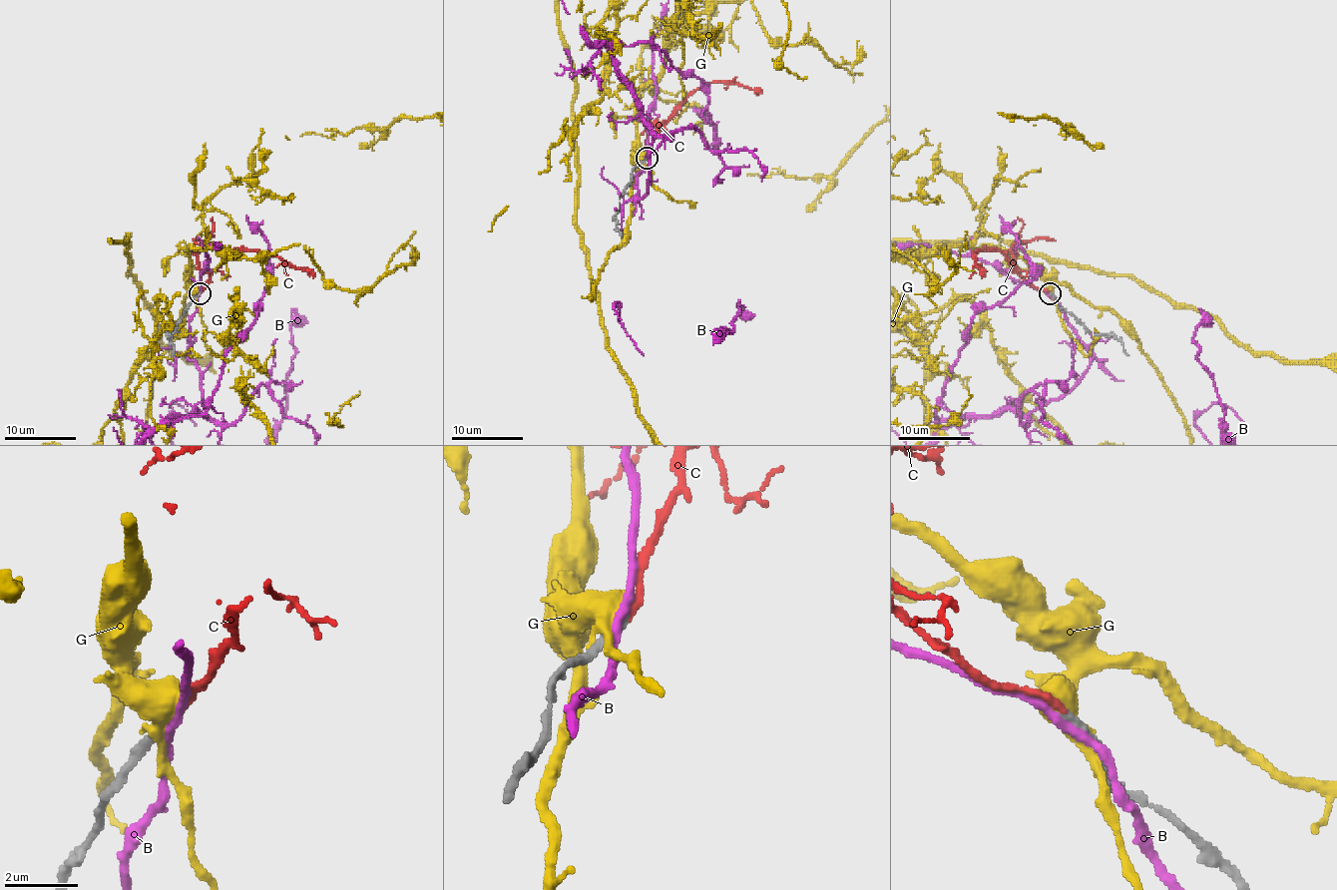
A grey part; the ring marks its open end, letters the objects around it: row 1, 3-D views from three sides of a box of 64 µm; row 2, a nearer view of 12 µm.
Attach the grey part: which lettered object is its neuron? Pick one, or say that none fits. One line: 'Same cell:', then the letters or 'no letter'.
Same cell: C

